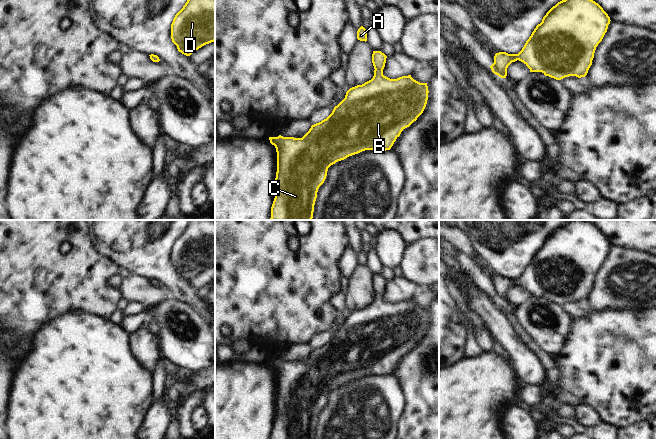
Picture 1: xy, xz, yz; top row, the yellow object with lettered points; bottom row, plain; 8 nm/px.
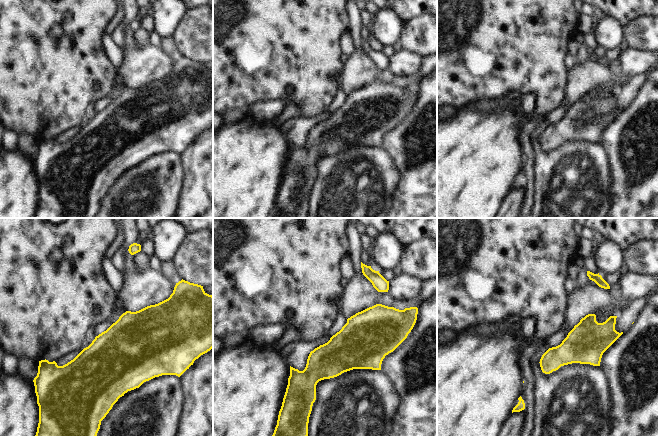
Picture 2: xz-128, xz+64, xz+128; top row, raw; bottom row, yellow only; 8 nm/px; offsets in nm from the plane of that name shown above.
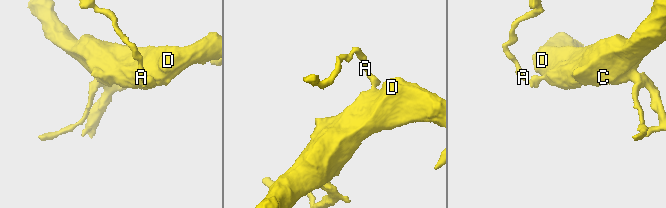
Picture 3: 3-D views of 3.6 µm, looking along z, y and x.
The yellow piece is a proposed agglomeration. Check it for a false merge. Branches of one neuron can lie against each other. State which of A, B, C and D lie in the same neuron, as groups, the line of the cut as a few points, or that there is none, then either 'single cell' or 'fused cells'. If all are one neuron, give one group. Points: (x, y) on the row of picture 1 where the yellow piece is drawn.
groups A B C D; cut none; single cell

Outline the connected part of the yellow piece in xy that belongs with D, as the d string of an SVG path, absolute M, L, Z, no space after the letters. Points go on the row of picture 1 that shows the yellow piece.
M187 0L173 19L171 39L186 56L214 42L215 0Z

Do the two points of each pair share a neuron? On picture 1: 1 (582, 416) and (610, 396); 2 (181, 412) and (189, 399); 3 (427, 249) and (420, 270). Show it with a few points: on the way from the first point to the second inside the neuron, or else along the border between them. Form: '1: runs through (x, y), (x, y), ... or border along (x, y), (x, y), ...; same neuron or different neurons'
1: border along (581, 401), (588, 404), (601, 420); different neurons
2: runs through (184, 409), (189, 402); same neuron
3: runs through (427, 254), (427, 259), (423, 265); same neuron

